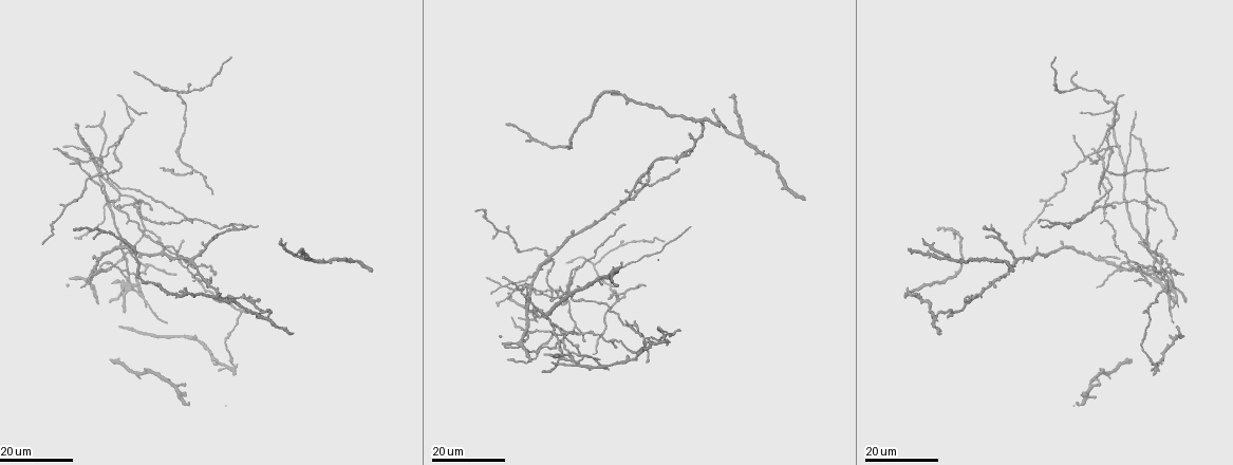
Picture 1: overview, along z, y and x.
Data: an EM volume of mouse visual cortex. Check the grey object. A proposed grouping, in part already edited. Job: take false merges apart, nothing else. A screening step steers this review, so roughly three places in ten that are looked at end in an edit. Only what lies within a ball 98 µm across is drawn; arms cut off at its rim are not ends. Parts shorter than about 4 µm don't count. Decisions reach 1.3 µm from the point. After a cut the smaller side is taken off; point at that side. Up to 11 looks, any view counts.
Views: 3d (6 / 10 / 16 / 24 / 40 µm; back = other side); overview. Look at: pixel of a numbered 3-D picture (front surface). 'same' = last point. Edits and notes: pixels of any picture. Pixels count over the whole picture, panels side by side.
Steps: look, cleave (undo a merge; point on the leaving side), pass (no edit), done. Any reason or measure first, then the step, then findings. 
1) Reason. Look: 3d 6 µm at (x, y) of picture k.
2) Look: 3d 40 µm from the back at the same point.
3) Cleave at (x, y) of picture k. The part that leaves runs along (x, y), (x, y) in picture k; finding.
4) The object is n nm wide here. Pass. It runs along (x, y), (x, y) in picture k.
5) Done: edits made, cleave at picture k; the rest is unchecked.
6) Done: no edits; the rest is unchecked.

Look: 3d 24 µm at (1146, 278) of picture 1.

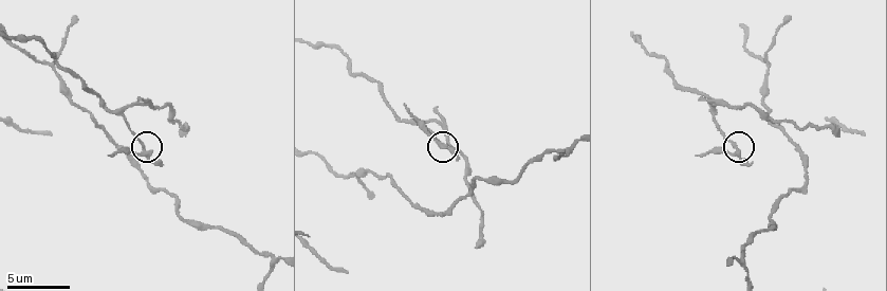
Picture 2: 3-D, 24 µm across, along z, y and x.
Look: 3d 10 µm at (737, 149) of picture 2.

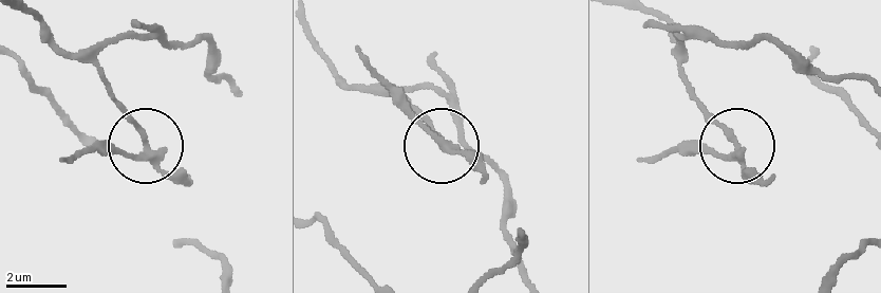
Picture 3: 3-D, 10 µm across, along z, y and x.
Pass. One neuron here.

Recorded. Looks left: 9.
Three arms meet. Look: 3d 24 µm at (576, 326) of picture 1.

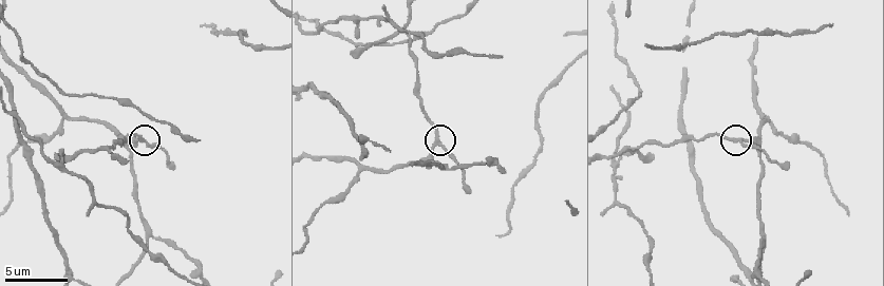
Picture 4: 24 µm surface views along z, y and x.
Look: 3d 6 µm at (439, 144) of picture 4.

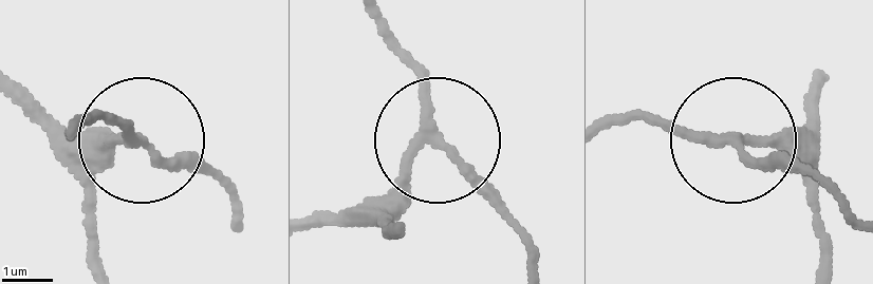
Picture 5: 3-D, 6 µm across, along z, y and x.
Pass. It runs along (819, 263), (815, 200), (739, 142), (815, 174) in picture 5; all the same neuron.

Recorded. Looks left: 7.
Four or more arms meet. Look: 3d 16 µm at (524, 278) of picture 1.

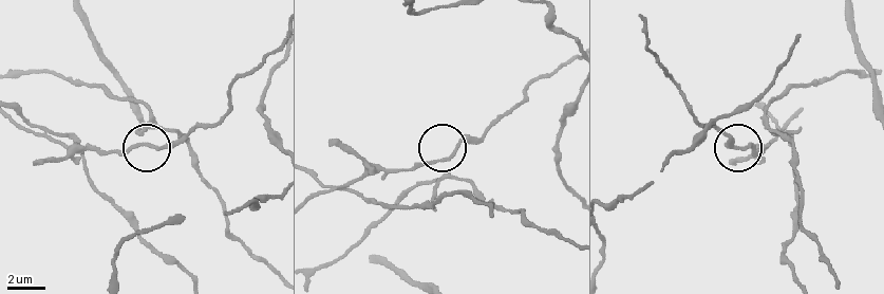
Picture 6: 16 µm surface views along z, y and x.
Zoom in. Look: 3d 10 µm at (434, 160) of picture 6.

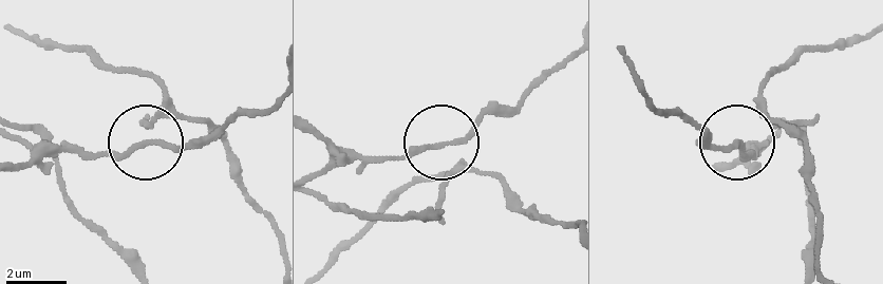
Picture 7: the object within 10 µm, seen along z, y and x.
Look: 3d 10 µm from the back at (737, 143) of picture 7.

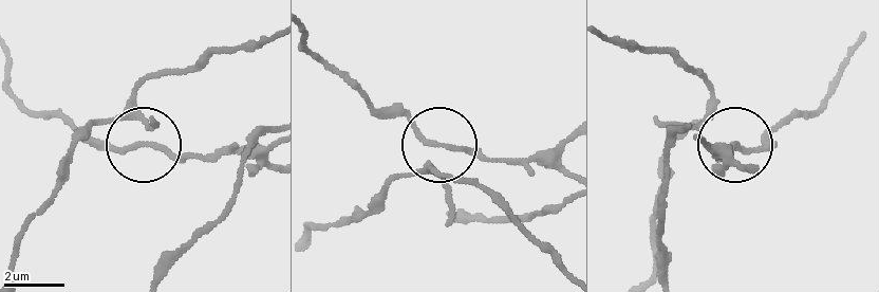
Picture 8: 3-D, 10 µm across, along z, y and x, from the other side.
Pass. One neuron here.

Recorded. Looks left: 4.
Three-way junction. Look: 3d 6 µm at (69, 157) of picture 4.

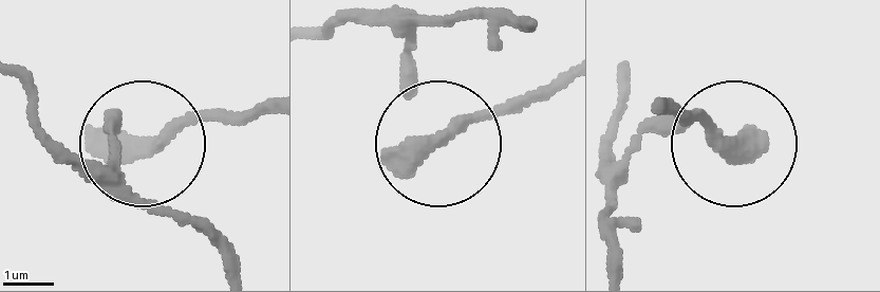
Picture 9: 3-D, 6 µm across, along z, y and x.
Pass. Continuous, no second neuron.

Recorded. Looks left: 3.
Four-way junction. Look: 3d 16 µm at (581, 355) of picture 1.

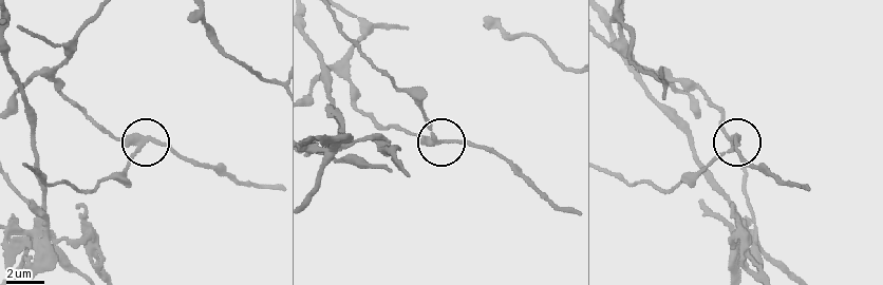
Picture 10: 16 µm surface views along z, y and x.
Zoom in. Look: 3d 6 µm at (137, 149) of picture 10.

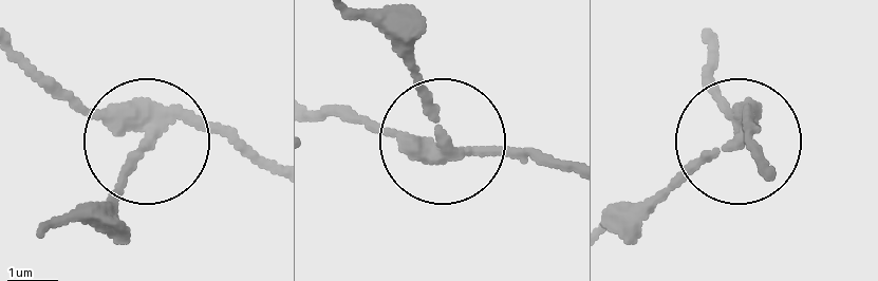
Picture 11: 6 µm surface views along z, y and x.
The object is 270 nm wide here. Pass. It runs along (709, 53), (739, 141), (750, 119), (763, 157) in picture 11; one neuron here.

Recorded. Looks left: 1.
Done: no edits; the rest is unchecked.

